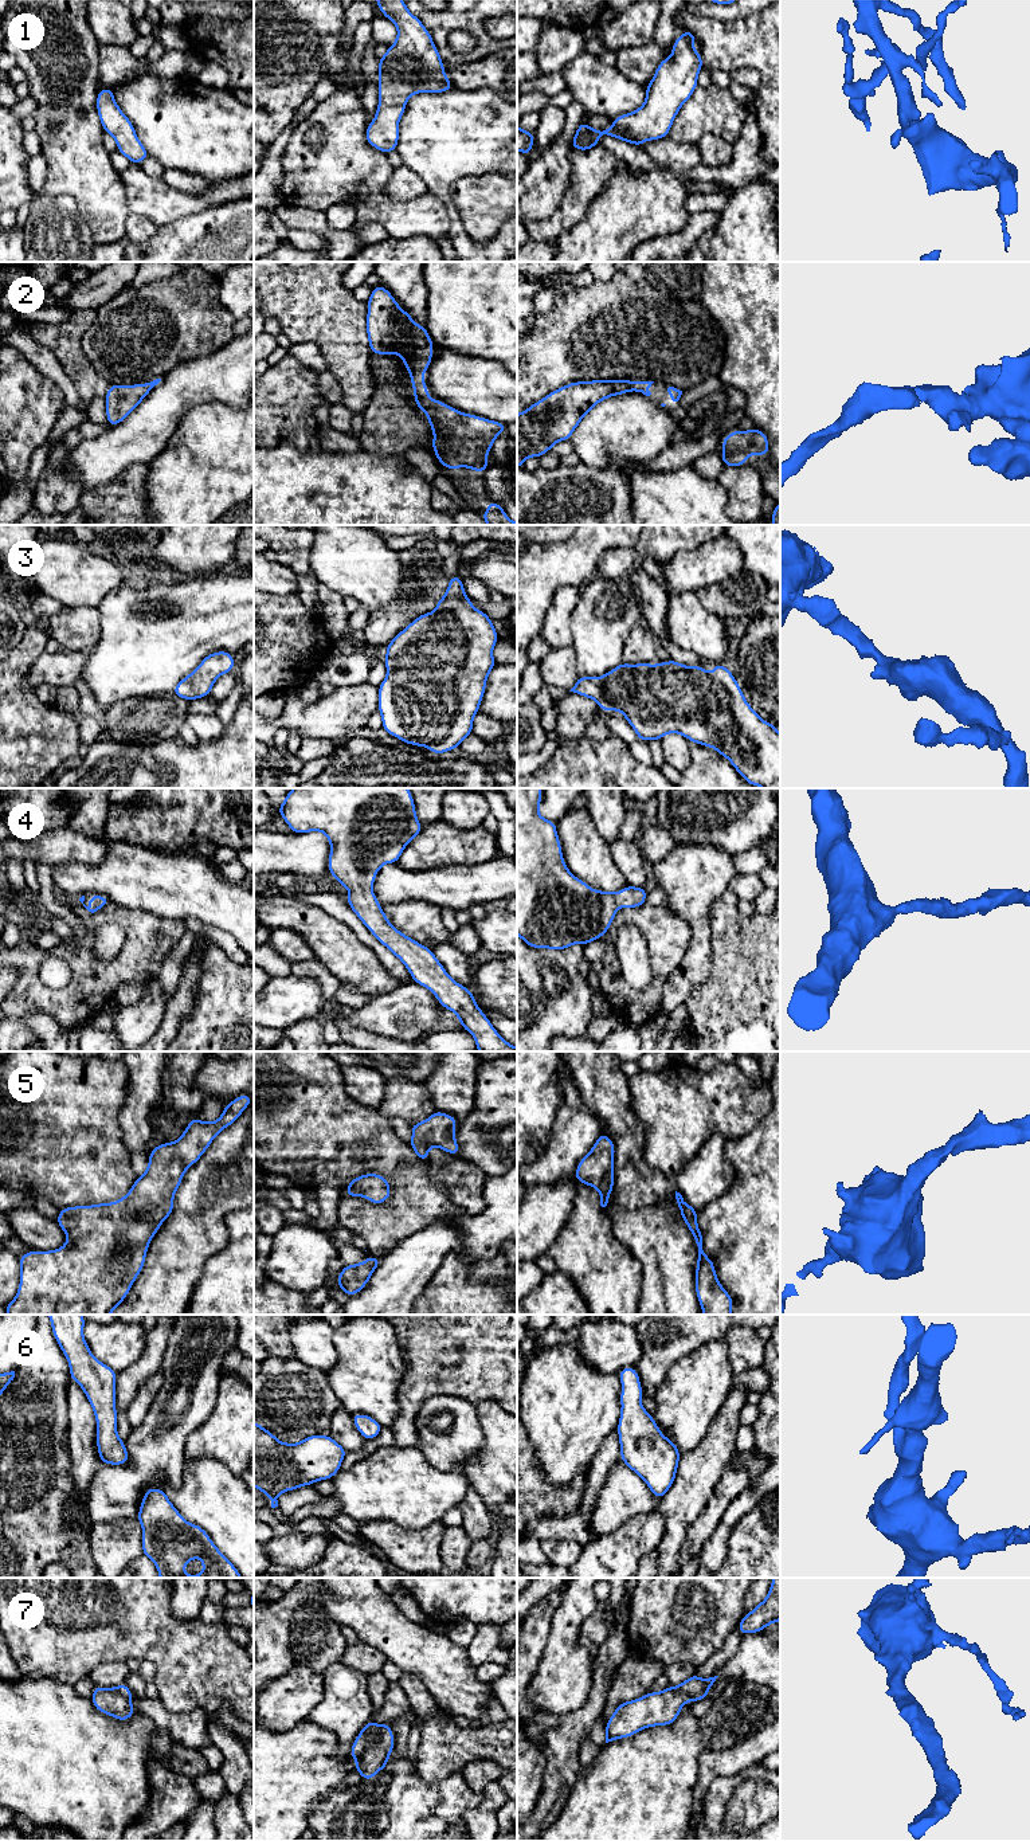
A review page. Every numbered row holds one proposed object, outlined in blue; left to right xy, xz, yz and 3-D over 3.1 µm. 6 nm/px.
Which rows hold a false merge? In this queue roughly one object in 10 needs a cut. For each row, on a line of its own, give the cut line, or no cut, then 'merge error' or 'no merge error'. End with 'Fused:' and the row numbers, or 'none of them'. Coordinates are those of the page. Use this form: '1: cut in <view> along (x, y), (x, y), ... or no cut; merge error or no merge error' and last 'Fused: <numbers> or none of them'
1: no cut; no merge error
2: no cut; no merge error
3: no cut; no merge error
4: no cut; no merge error
5: no cut; no merge error
6: no cut; no merge error
7: no cut; no merge error
Fused: none of them

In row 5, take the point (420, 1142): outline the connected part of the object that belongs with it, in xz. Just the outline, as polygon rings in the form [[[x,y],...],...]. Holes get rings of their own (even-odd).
[[[435,1111],[422,1123],[411,1124],[411,1148],[422,1162],[428,1160],[428,1149],[438,1147],[447,1153],[458,1156],[459,1147],[455,1140],[457,1117]]]

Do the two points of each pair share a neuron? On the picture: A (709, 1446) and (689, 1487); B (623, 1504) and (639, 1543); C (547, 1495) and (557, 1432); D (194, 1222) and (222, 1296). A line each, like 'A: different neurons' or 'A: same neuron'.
A: same neuron
B: different neurons
C: different neurons
D: different neurons

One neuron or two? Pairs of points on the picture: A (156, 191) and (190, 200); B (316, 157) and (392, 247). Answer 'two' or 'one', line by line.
A: one
B: two

